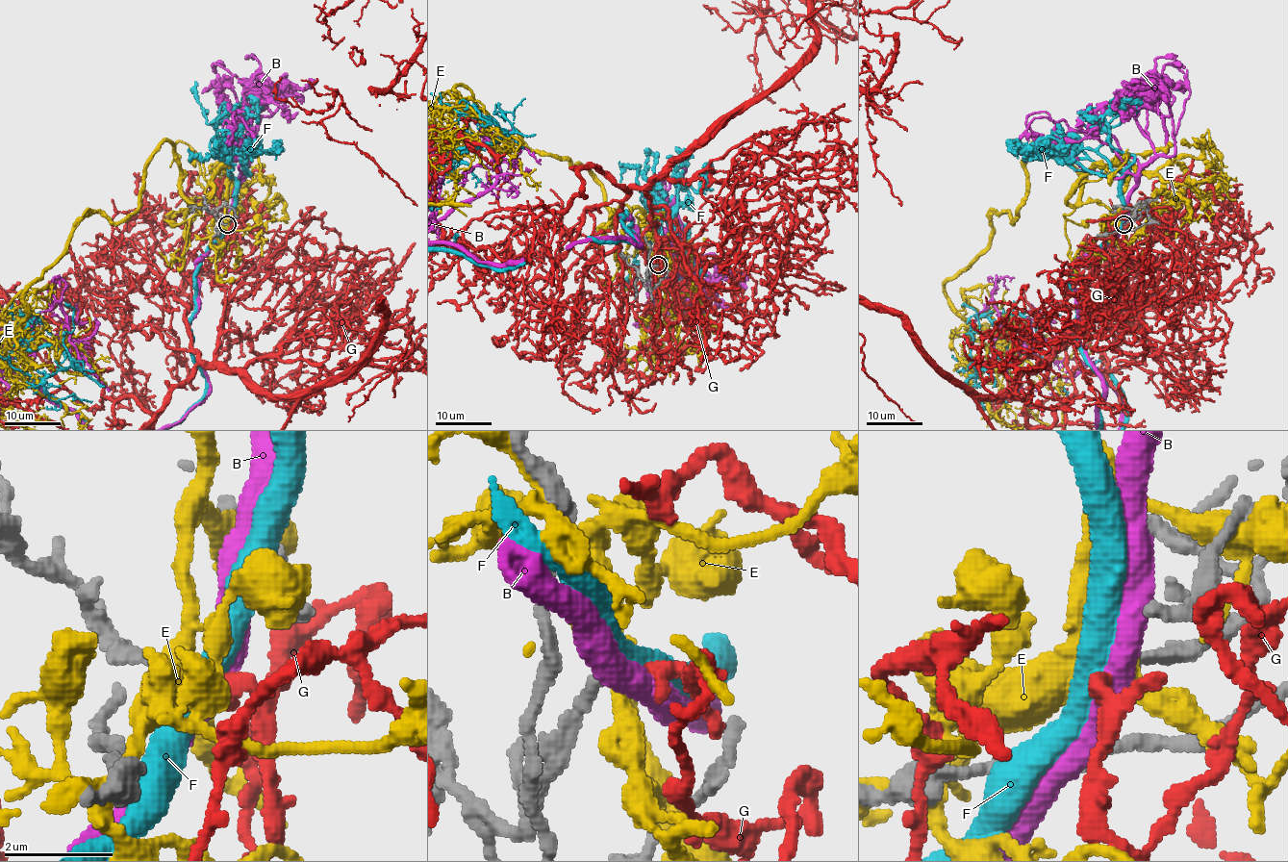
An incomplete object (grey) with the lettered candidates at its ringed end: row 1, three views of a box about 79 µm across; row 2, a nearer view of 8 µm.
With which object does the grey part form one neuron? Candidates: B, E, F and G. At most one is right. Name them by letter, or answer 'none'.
G

